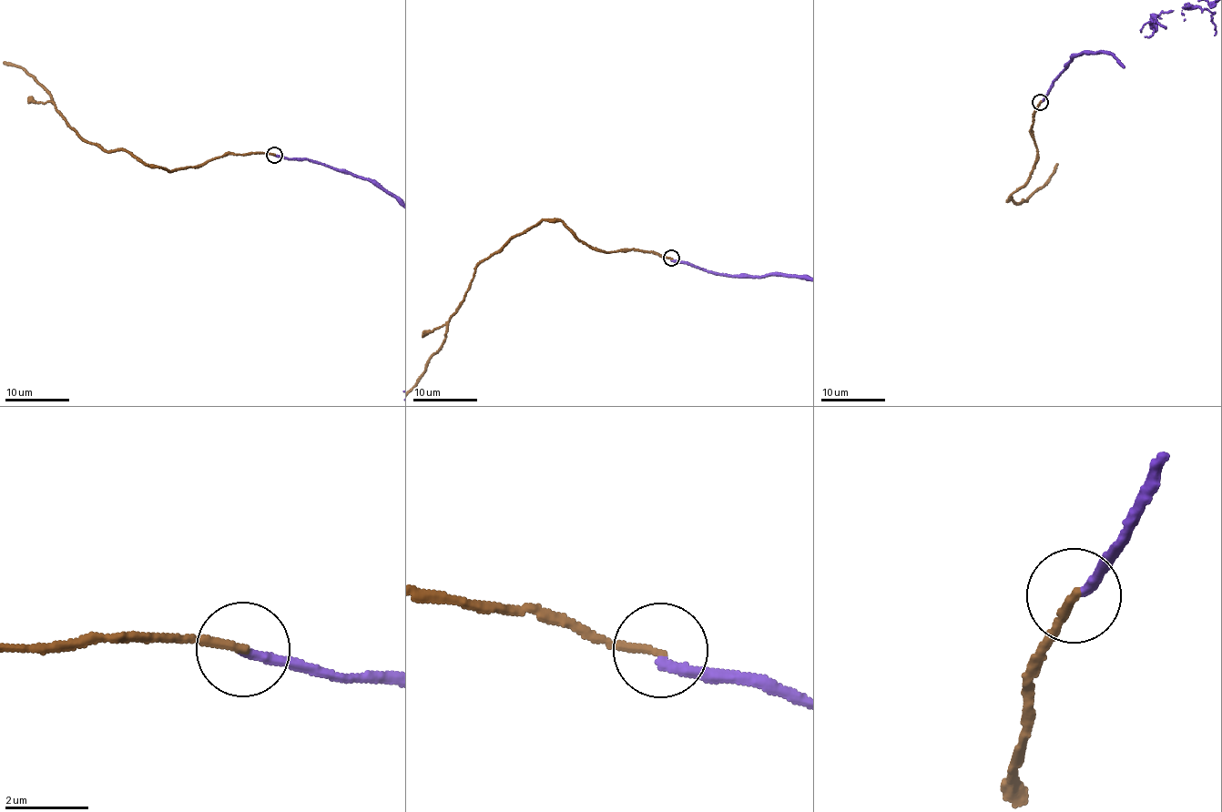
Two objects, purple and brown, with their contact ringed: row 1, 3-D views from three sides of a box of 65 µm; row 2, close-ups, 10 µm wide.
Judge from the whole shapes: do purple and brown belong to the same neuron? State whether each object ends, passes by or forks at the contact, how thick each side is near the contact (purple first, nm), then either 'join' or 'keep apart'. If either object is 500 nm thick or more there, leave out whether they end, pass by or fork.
purple ends | brown ends | 240/200 nm | keep apart

